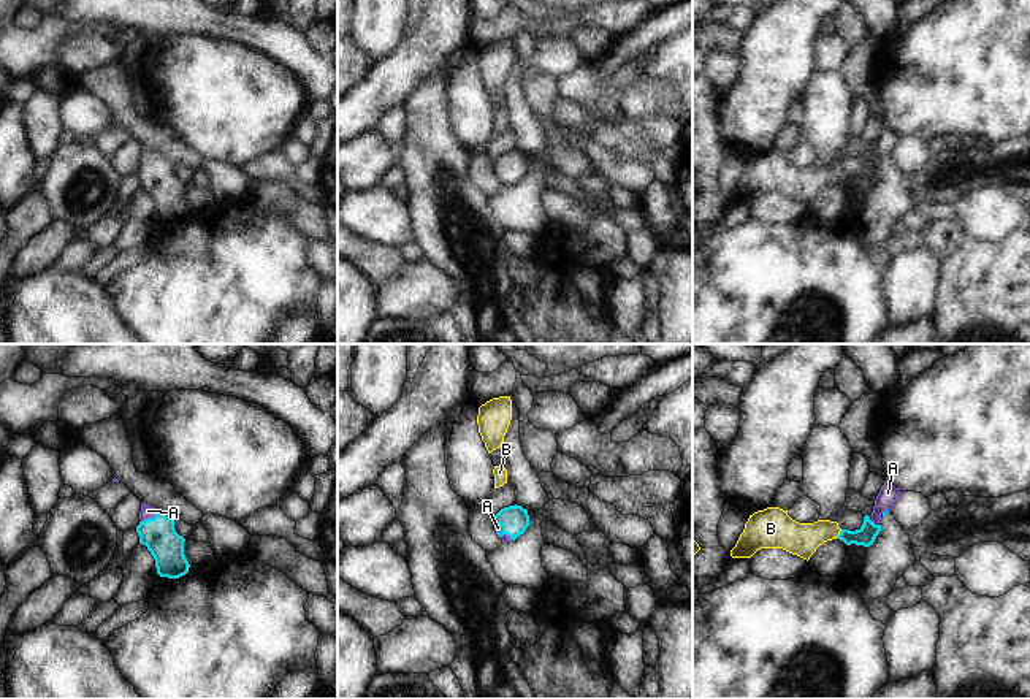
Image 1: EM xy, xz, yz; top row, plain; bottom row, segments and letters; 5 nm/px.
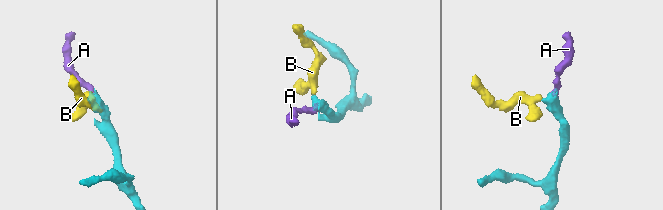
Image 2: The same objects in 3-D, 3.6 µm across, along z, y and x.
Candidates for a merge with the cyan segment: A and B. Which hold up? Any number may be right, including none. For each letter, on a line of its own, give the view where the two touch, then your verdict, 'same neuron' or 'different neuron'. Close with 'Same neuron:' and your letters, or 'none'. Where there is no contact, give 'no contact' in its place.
A: meets cyan in xy; same neuron
B: meets cyan in yz; same neuron
Same neuron: A, B

